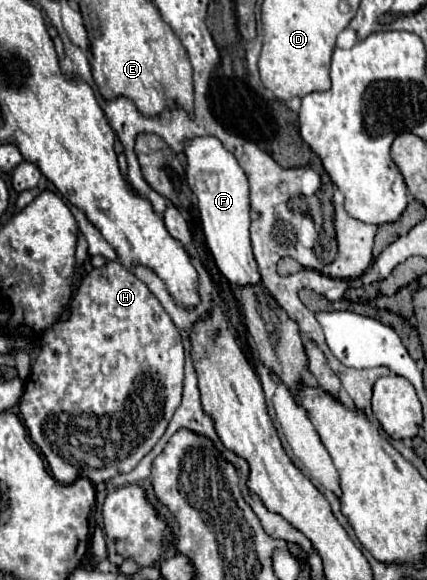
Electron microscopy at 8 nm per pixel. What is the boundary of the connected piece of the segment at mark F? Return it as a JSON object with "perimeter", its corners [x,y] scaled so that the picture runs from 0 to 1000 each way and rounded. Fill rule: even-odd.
{"perimeter":[[[461,236],[433,253],[438,316],[461,340],[475,402],[499,447],[522,478],[555,498],[574,491],[607,491],[611,474],[588,426],[588,360],[583,360],[583,312],[555,274],[518,250],[508,236]]]}

